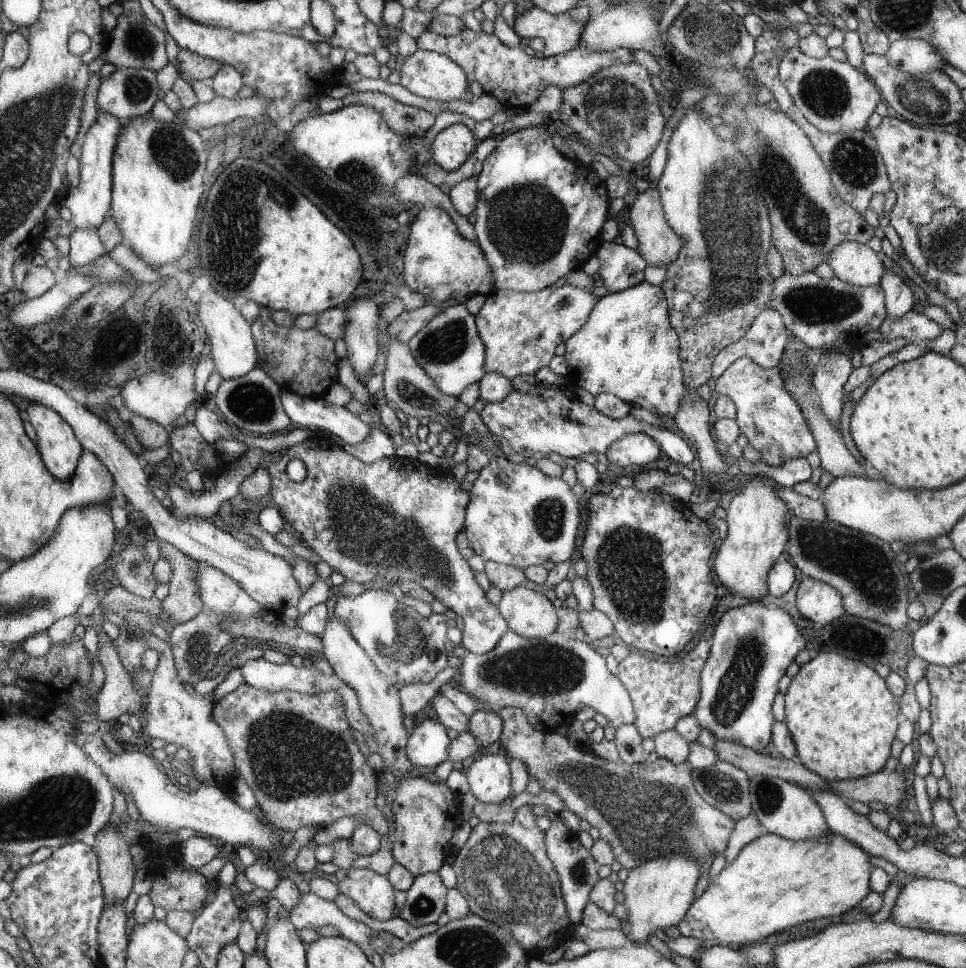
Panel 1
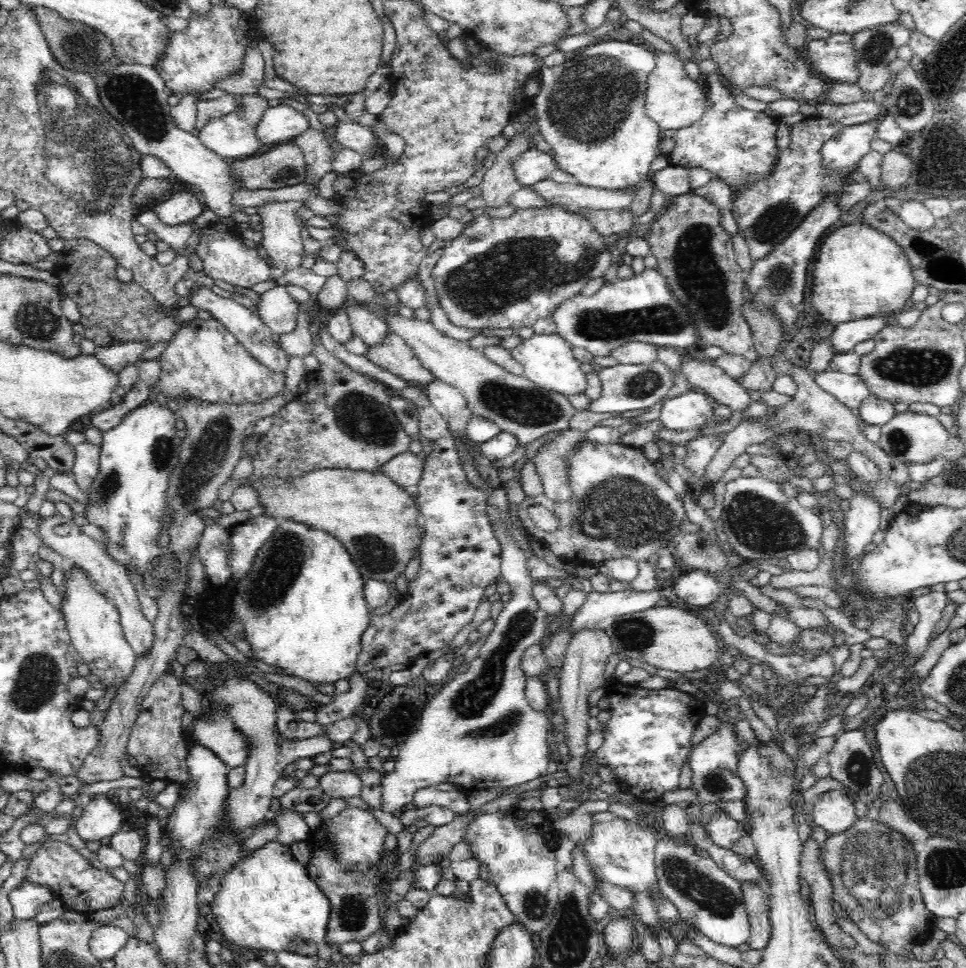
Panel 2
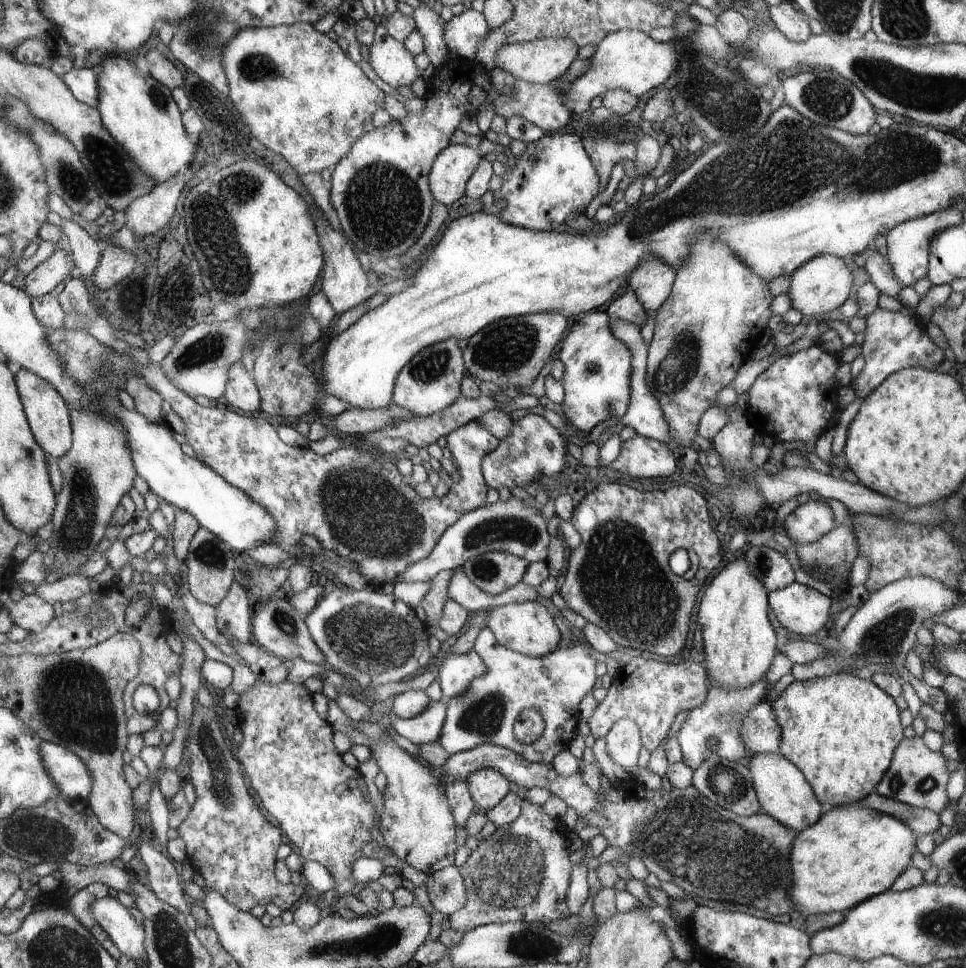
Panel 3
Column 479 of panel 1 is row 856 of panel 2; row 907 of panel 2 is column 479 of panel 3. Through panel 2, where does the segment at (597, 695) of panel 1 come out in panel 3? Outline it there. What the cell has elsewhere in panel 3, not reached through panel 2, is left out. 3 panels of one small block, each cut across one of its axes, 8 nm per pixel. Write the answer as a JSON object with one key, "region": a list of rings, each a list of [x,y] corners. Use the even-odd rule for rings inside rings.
{"region":[[[484,627],[476,637],[473,649],[482,657],[485,662],[485,671],[482,676],[474,678],[470,682],[470,688],[454,698],[448,699],[449,714],[446,715],[445,724],[442,724],[440,738],[436,740],[449,755],[458,752],[464,752],[482,744],[493,744],[507,748],[517,752],[530,762],[536,764],[552,764],[552,760],[568,748],[568,744],[574,738],[574,730],[576,730],[576,718],[578,718],[578,706],[582,702],[582,698],[593,692],[596,686],[596,658],[592,656],[596,650],[584,640],[578,642],[571,647],[556,648],[554,652],[542,656],[542,658],[534,658],[533,656],[524,656],[519,652],[514,652],[509,648],[504,648],[497,641],[497,636],[488,627]],[[526,708],[536,708],[540,710],[540,714],[545,720],[545,729],[539,740],[534,744],[522,744],[516,740],[513,727],[516,726],[516,720],[520,718],[521,712]]]}

